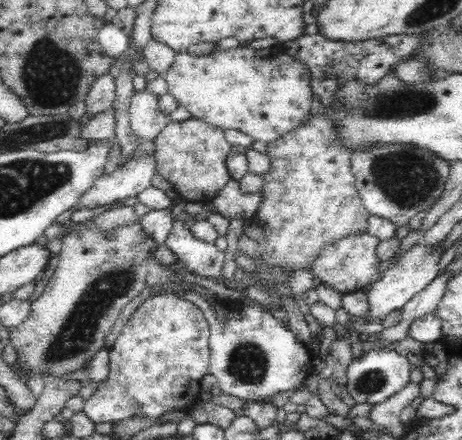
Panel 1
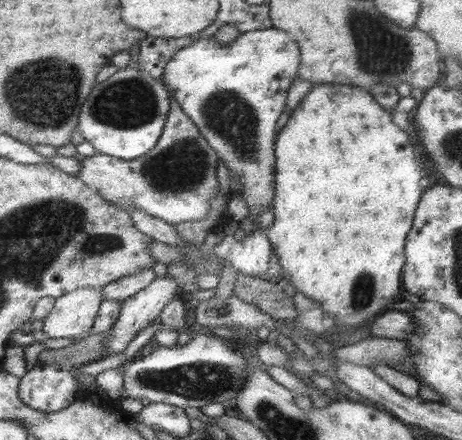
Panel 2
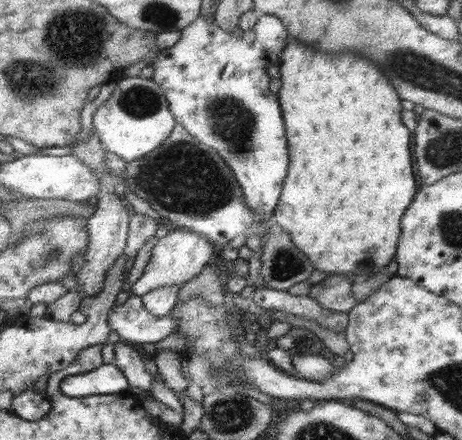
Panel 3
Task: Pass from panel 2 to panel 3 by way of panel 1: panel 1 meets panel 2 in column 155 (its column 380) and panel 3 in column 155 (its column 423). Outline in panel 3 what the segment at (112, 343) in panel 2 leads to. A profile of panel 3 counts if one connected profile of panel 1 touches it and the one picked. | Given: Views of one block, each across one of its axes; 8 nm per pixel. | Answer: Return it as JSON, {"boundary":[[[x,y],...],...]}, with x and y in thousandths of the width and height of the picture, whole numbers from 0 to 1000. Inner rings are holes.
{"boundary":[[[379,518],[370,523],[357,541],[344,545],[344,555],[331,568],[327,595],[314,614],[314,623],[301,632],[297,645],[275,650],[284,673],[314,673],[314,668],[331,668],[335,659],[353,659],[366,650],[400,650],[405,641],[422,636],[457,595],[457,586],[465,582],[465,555],[457,555],[439,532],[413,527],[413,523],[396,523],[396,518]]]}

